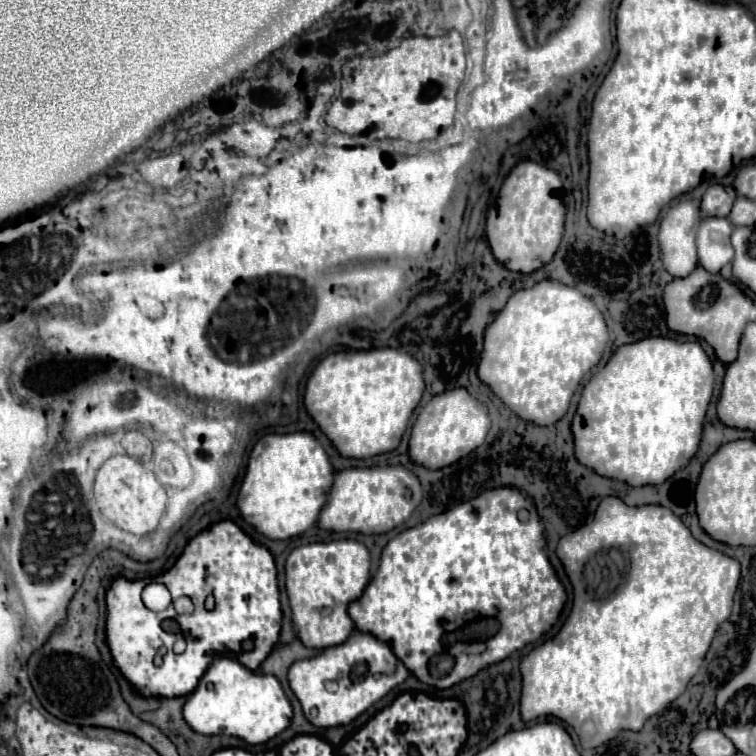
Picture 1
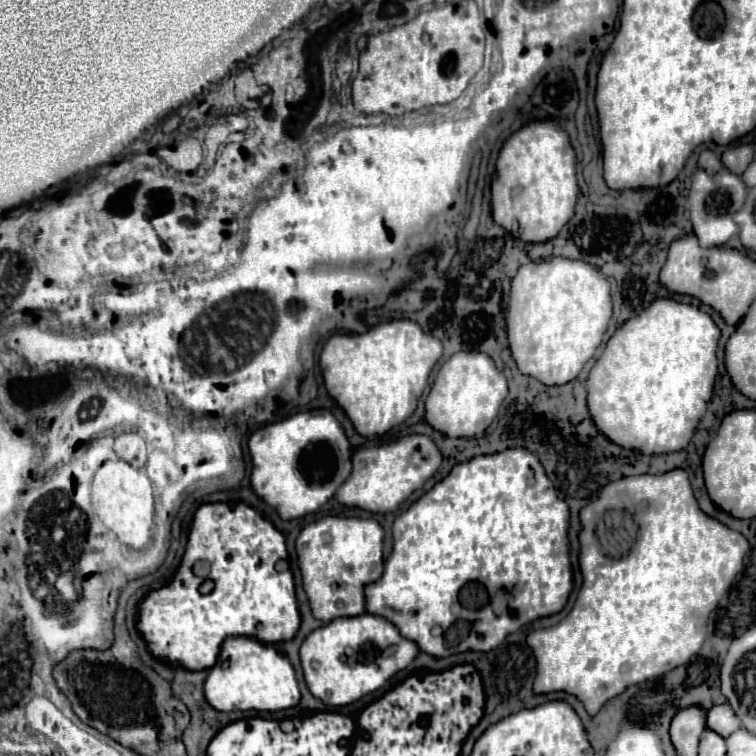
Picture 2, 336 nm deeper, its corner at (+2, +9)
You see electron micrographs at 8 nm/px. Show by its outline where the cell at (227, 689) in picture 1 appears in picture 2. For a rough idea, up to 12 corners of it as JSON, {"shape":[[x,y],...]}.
{"shape":[[245,636],[205,678],[219,712],[277,712],[301,698],[287,656]]}

